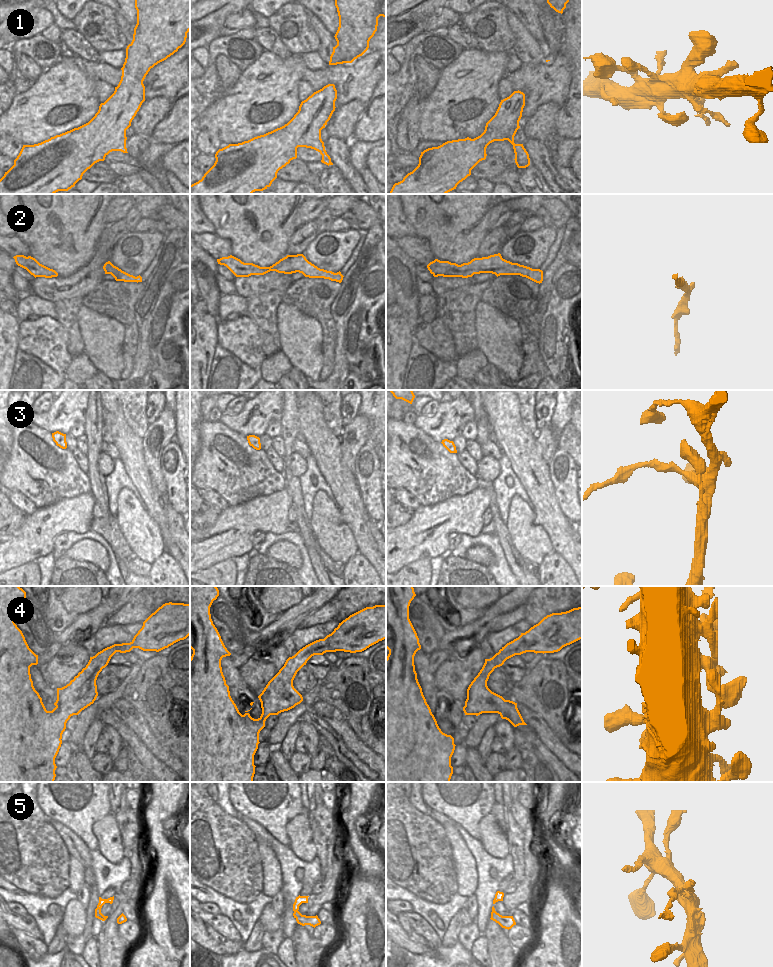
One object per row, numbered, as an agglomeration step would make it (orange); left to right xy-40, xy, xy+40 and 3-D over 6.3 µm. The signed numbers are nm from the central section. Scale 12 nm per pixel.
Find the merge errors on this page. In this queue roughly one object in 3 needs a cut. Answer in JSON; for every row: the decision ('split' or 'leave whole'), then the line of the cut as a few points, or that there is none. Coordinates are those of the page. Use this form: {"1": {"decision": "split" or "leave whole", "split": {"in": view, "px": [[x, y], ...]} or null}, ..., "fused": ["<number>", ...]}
{"1": {"decision": "split", "split": {"in": "xy", "px": [[323, 145], [323, 149], [320, 152]]}}, "2": {"decision": "leave whole", "split": null}, "3": {"decision": "leave whole", "split": null}, "4": {"decision": "leave whole", "split": null}, "5": {"decision": "split", "split": {"in": "xy", "px": [[297, 910], [294, 912]]}}, "fused": ["1", "5"]}

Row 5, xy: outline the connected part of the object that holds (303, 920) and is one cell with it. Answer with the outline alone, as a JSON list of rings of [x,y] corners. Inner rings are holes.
[[[296,911],[293,913],[294,918],[296,919],[297,923],[305,926],[305,925],[310,925],[312,927],[316,927],[321,924],[320,919],[318,916],[306,916],[302,915],[299,911]]]

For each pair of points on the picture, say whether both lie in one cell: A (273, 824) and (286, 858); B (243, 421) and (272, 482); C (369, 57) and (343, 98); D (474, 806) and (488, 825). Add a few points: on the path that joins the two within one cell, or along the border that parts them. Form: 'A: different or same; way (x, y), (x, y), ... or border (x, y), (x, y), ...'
A: different; border (274, 837), (288, 847)
B: different; border (225, 425), (246, 437)
C: same; way (368, 67), (349, 89)
D: different; border (490, 812), (479, 822), (480, 840)

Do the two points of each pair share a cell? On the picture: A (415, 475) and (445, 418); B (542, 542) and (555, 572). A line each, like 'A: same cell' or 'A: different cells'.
A: different cells
B: different cells

